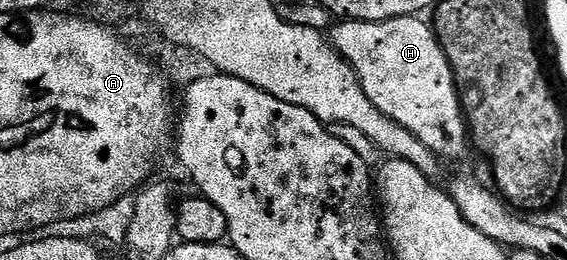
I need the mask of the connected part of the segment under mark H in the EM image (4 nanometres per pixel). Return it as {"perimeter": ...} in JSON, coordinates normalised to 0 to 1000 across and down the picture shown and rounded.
{"perimeter":[[[737,62],[695,65],[684,81],[616,81],[600,77],[582,115],[580,142],[591,188],[626,262],[630,304],[651,365],[658,412],[686,458],[693,458],[716,496],[727,531],[734,527],[750,569],[774,604],[810,619],[827,573],[827,500],[810,400],[810,358],[802,346],[802,296],[788,238],[785,196],[767,142],[767,115]]]}

